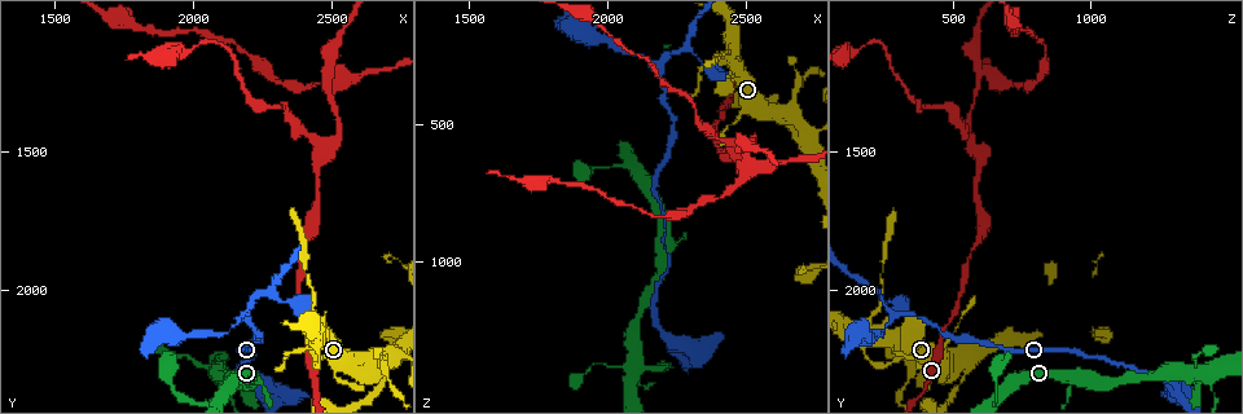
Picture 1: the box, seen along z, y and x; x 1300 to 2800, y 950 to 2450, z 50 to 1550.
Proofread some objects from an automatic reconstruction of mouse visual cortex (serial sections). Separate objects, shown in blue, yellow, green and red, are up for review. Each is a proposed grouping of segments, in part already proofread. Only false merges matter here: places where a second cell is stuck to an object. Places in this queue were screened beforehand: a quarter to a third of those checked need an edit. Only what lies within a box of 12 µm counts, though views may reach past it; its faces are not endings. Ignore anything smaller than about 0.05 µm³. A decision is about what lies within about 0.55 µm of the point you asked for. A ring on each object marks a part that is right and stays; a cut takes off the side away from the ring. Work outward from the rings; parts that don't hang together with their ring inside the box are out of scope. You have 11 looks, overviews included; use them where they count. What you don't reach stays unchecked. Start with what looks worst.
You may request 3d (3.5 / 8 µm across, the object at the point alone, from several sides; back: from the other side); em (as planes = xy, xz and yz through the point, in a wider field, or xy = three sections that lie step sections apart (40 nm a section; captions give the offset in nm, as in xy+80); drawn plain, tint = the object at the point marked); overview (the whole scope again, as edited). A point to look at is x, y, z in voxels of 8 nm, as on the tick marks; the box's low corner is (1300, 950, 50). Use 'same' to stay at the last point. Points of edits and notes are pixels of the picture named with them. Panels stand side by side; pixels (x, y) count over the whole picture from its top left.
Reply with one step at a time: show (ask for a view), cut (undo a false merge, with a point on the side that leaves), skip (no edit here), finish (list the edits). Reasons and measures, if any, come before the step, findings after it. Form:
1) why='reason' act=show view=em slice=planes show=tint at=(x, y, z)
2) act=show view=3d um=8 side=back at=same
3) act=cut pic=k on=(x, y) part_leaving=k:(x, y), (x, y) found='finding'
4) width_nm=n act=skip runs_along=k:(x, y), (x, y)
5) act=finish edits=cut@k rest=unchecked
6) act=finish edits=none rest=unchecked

why='calibre changes' act=show view=3d um=3.5 at=(2430, 2060, 230)

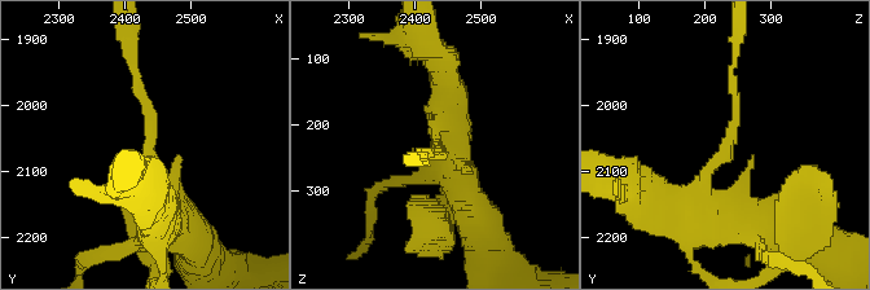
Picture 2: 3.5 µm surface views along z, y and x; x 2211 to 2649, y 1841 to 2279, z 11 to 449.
arm_widths_nm=150,450 act=show view=em slice=xy step=1 show=tint at=(2435, 2070, 230)

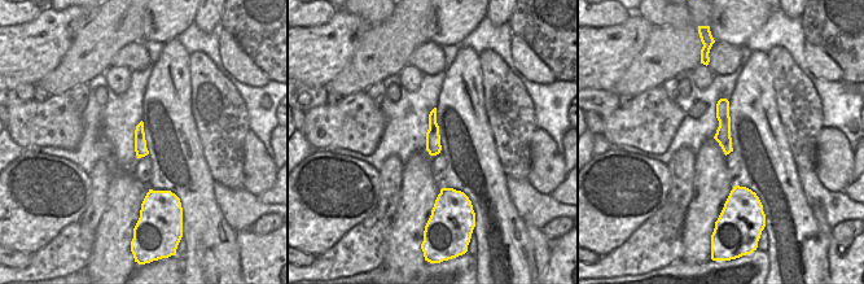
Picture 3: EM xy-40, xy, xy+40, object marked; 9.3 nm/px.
act=skip found='one cell here'

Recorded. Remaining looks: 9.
why='three-way junction' act=show view=3d um=8 at=(2470, 1490, 580)

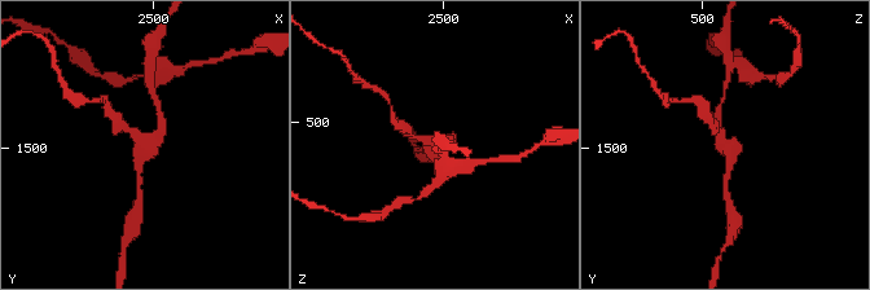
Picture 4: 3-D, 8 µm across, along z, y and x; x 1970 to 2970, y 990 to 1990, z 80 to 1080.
why='zoom in' act=show view=3d um=3.5 side=back at=(2470, 1490, 590)

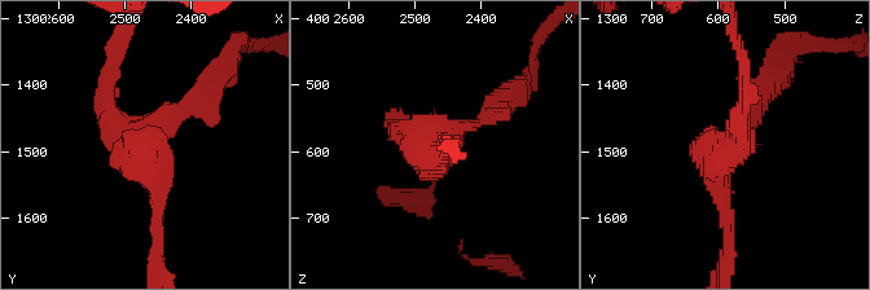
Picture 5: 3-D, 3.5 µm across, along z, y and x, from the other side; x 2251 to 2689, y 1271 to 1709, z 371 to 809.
arms=3 arm_widths_nm=150,200,200 act=show view=em slice=xy step=1 show=tint at=(2480, 1495, 585)

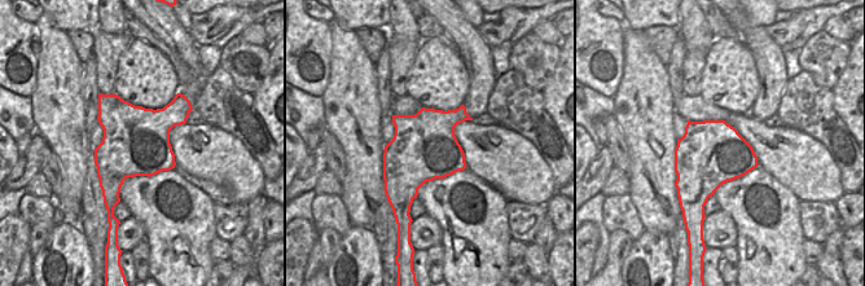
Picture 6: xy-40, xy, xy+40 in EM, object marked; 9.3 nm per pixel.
act=skip found='one cell here'

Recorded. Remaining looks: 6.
why='four arms meet' act=show view=3d um=3.5 at=(2500, 1210, 610)

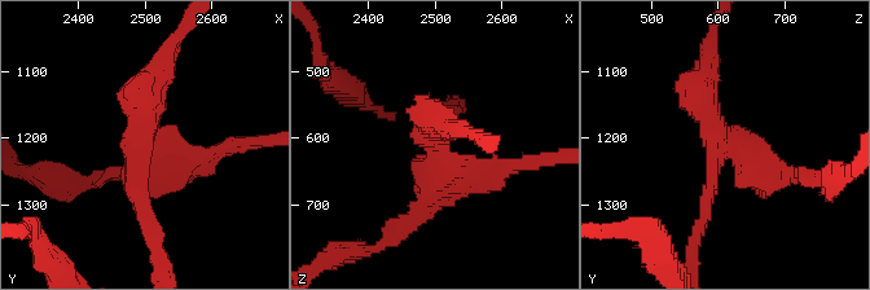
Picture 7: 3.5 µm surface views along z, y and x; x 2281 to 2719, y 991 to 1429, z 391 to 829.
arms=4 arm_widths_nm=150,300,350,400 why='now the EM' act=show view=em slice=xy step=2 show=tint at=(2495, 1210, 610)

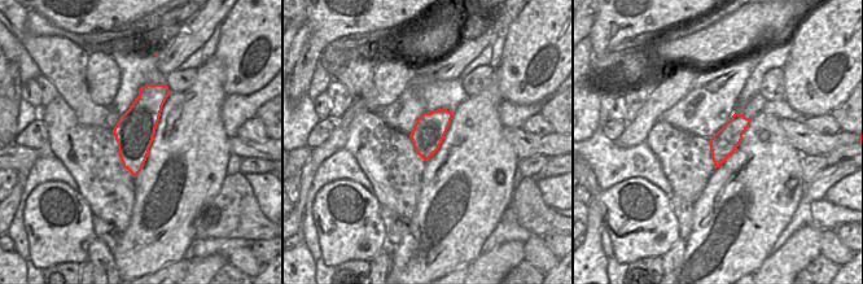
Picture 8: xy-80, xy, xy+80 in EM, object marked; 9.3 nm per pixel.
act=cut pic=7 on=(166, 183) found='a second cell is stuck on'

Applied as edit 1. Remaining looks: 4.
act=show view=overview

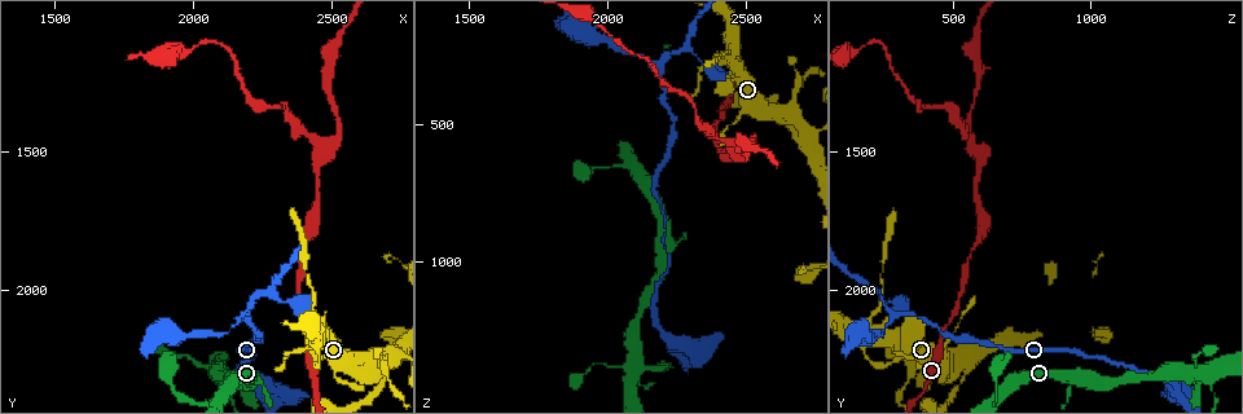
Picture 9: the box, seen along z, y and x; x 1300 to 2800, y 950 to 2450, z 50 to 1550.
why='four-way junction' act=show view=3d um=8 at=(2660, 2290, 490)

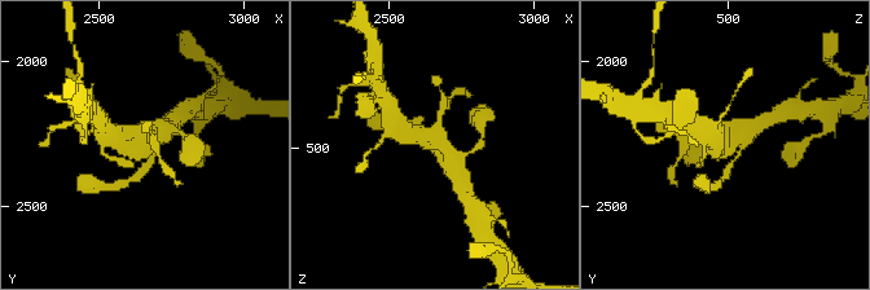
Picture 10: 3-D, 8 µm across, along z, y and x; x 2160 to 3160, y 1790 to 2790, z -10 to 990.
why='closer look' act=show view=3d um=3.5 at=(2660, 2280, 490)

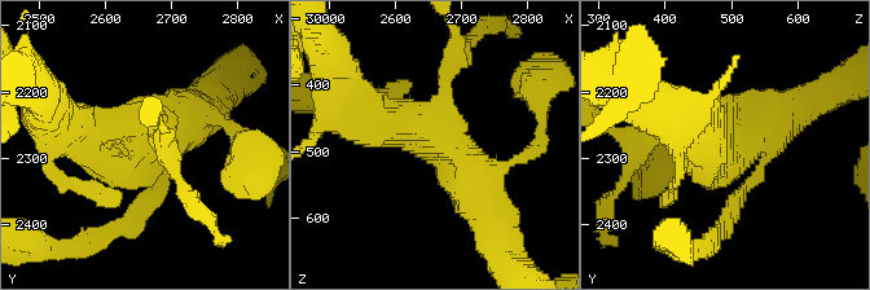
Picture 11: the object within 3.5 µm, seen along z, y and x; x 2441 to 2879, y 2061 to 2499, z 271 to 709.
arms=4 arm_widths_nm=150,200,600,600 act=show view=em slice=xy step=3 show=tint at=(2670, 2285, 495)

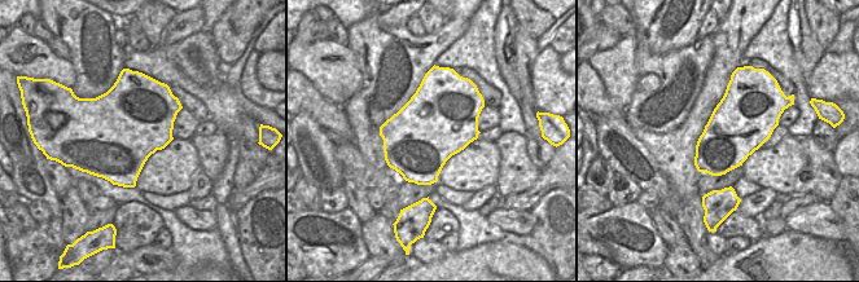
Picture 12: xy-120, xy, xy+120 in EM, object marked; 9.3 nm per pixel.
width_nm=700 act=skip runs_along=11:(367, 117), (457, 156), (482, 206) found='all the same cell'

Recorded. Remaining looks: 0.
act=finish edits=cut@7 rest=unchecked

